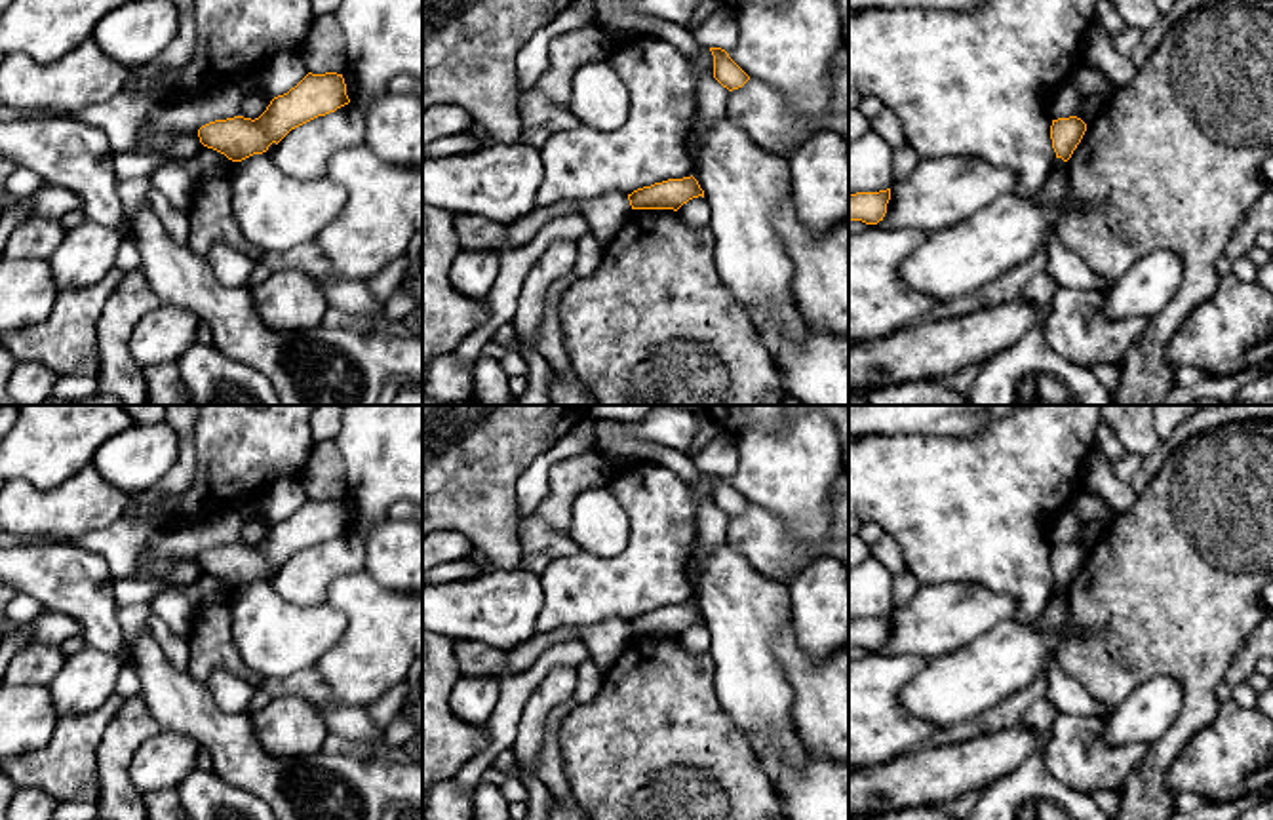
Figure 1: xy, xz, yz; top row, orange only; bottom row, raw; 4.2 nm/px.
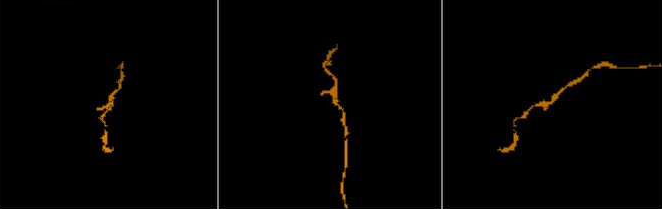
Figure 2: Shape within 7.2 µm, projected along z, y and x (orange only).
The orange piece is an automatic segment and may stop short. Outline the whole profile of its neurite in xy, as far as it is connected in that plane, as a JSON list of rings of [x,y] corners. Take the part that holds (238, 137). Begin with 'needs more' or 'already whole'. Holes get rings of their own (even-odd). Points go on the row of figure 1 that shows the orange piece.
already whole; [[[308,72],[287,93],[274,97],[259,118],[215,120],[202,126],[198,137],[204,146],[225,154],[232,162],[242,162],[266,152],[272,143],[278,145],[291,129],[348,103],[343,74]]]

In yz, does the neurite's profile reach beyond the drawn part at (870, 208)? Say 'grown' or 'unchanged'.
unchanged

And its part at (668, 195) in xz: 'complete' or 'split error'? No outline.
complete

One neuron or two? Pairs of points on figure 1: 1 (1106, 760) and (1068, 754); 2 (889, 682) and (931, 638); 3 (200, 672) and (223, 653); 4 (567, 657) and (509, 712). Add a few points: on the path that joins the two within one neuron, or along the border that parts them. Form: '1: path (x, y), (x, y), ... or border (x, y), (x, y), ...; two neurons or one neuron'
1: path (1096, 760), (1083, 760), (1077, 754); one neuron
2: border (878, 649), (920, 655), (927, 661); two neurons
3: path (206, 666), (217, 655); one neuron
4: path (550, 659), (514, 695); one neuron

